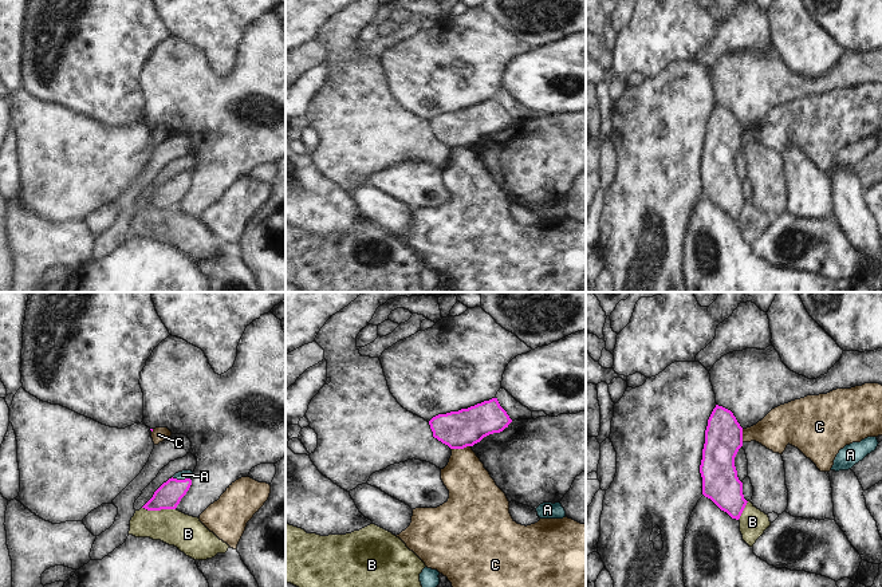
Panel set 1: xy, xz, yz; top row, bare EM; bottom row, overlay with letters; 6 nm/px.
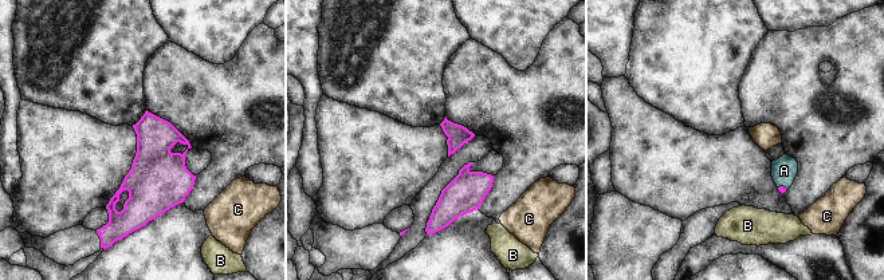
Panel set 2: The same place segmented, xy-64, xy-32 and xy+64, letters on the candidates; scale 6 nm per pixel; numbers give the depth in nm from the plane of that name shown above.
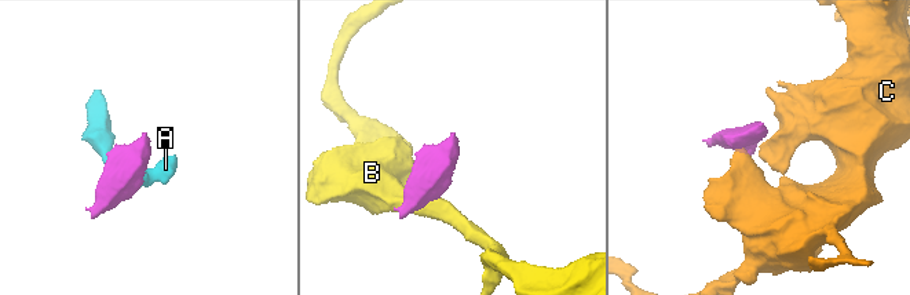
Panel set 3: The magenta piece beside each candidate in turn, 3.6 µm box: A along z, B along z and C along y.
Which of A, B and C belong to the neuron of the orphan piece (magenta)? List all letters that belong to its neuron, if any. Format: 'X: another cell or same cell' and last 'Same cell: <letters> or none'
A: same cell
B: another cell
C: another cell
Same cell: A

